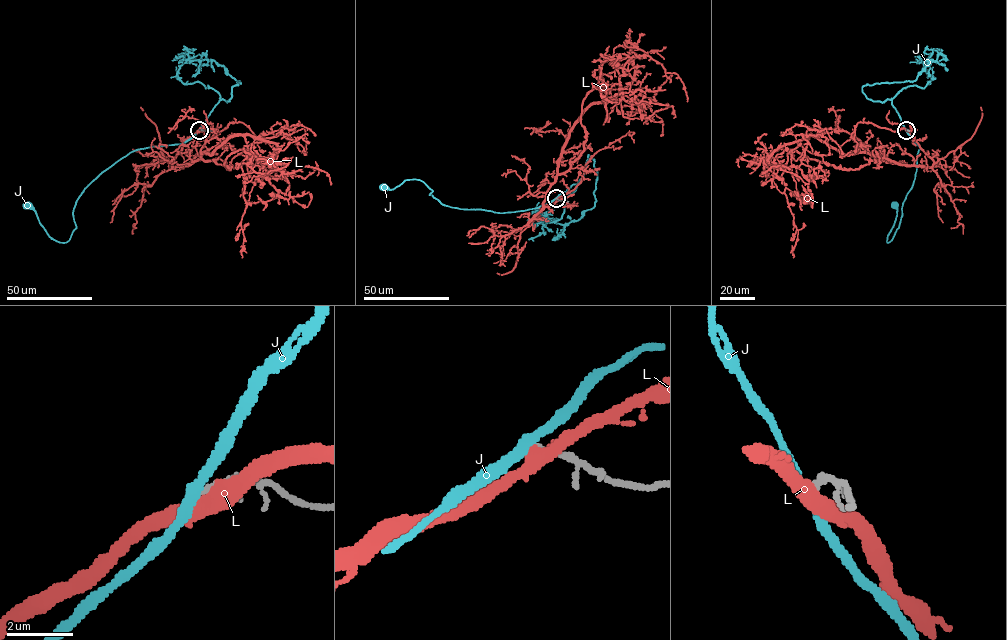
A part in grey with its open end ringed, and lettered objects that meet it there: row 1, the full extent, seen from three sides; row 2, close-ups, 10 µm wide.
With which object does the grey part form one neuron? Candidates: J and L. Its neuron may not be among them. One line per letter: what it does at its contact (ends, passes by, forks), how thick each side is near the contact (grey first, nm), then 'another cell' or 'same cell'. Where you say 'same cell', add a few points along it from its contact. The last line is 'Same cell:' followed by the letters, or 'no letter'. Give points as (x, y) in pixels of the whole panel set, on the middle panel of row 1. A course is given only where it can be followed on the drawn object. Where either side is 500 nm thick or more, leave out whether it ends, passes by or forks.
J: it passes by; 170 nm thick on the grey side, 260 nm on the other; another cell
L: it passes by; 200 nm thick on the grey side, 440 nm on the other; another cell
Same cell: no letter

